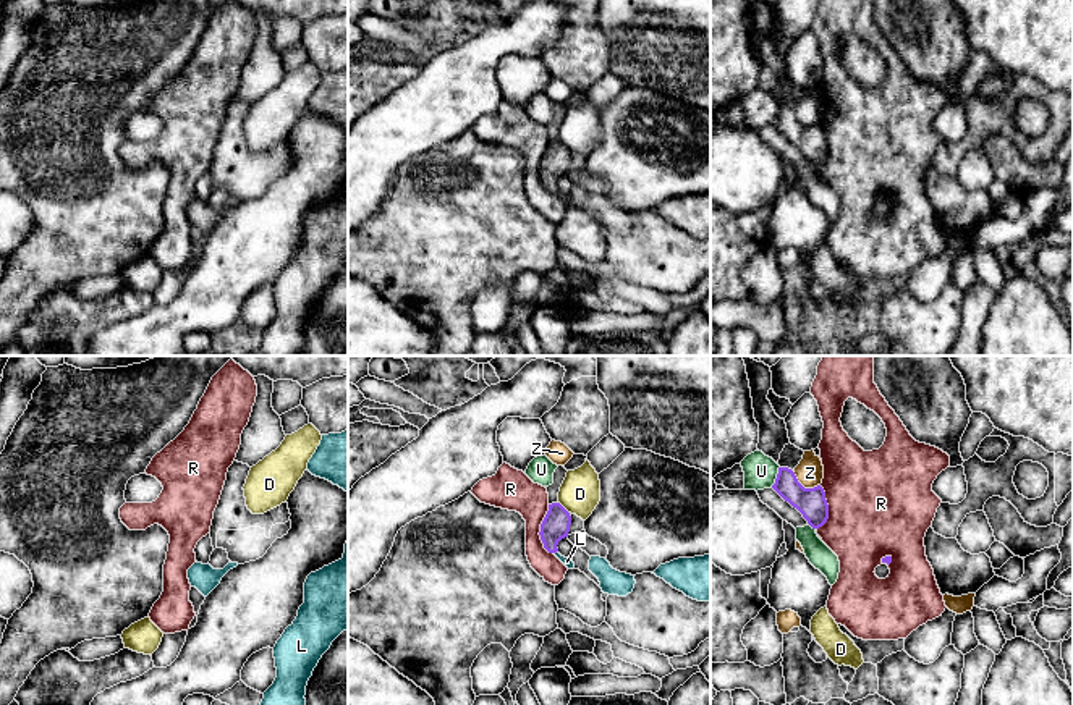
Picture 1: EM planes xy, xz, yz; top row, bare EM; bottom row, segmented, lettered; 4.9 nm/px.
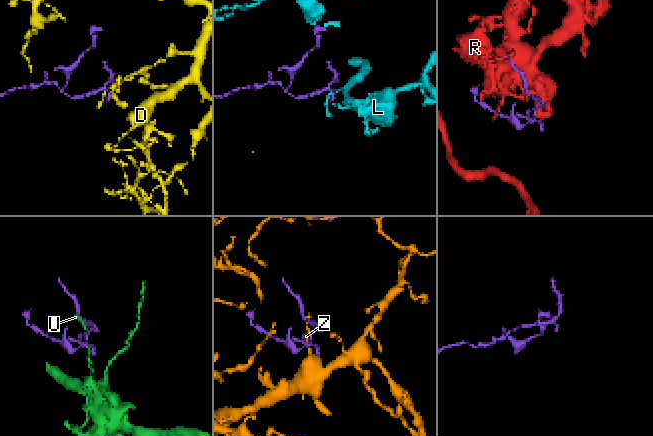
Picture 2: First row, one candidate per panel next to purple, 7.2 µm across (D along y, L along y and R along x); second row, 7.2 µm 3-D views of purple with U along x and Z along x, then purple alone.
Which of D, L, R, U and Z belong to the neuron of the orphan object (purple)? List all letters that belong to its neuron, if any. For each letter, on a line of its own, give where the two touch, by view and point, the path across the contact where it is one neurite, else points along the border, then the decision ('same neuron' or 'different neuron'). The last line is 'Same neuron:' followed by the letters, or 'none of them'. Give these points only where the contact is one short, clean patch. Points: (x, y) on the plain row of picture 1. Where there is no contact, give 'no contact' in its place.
D: meets purple in xz at (564, 146); border along xz (559, 139), (568, 151); different neuron
L: meets purple in xz at (555, 189); runs through xz (555, 164), (555, 189), (567, 199); same neuron
R: meets purple in xz at (541, 168); different neuron
U: meets purple in yz at (777, 115); border along yz (779, 104), (776, 120), (771, 125); different neuron
Z: meets purple in yz at (803, 125); border along yz (792, 109), (805, 125), (819, 123); different neuron
Same neuron: L

